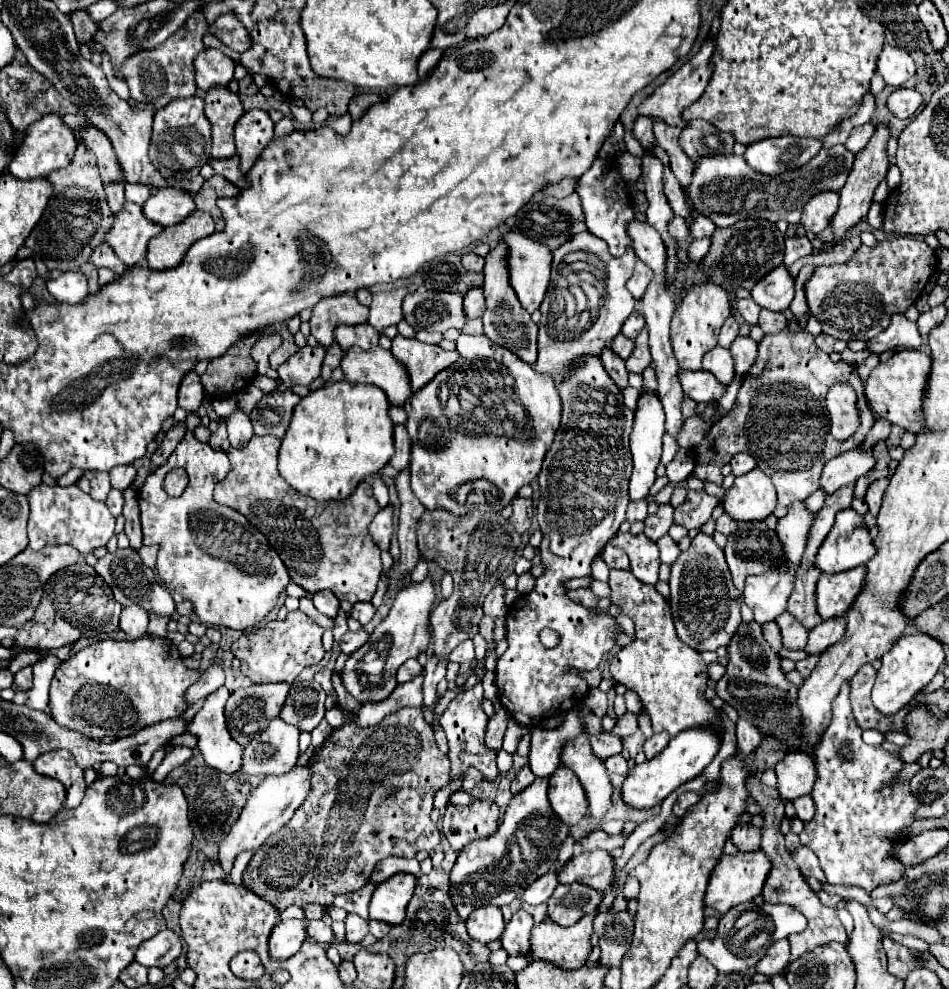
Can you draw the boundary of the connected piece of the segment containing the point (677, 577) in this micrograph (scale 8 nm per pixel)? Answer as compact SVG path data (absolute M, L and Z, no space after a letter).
M698 533L688 551L680 553L670 575L670 607L676 633L682 643L698 653L726 647L740 625L740 593L732 585L724 551L710 535Z

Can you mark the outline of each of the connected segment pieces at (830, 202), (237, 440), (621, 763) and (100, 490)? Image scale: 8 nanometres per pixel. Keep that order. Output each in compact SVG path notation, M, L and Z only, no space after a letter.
M822 191L814 195L802 209L802 225L810 233L822 233L838 209L838 191Z
M234 411L228 417L228 439L230 439L232 447L246 445L246 441L250 441L252 435L254 435L254 431L252 431L250 417L244 411Z
M612 755L606 759L606 769L608 773L618 773L618 775L628 775L628 763L622 755Z
M84 473L84 477L90 481L90 495L98 501L104 501L106 493L112 487L108 473Z

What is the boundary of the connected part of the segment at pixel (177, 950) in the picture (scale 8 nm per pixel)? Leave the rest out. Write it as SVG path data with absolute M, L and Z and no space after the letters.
M172 929L160 931L152 939L144 941L136 951L136 961L144 967L168 967L182 953L182 937Z

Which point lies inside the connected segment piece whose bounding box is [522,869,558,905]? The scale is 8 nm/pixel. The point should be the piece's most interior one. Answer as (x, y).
(543, 886)

